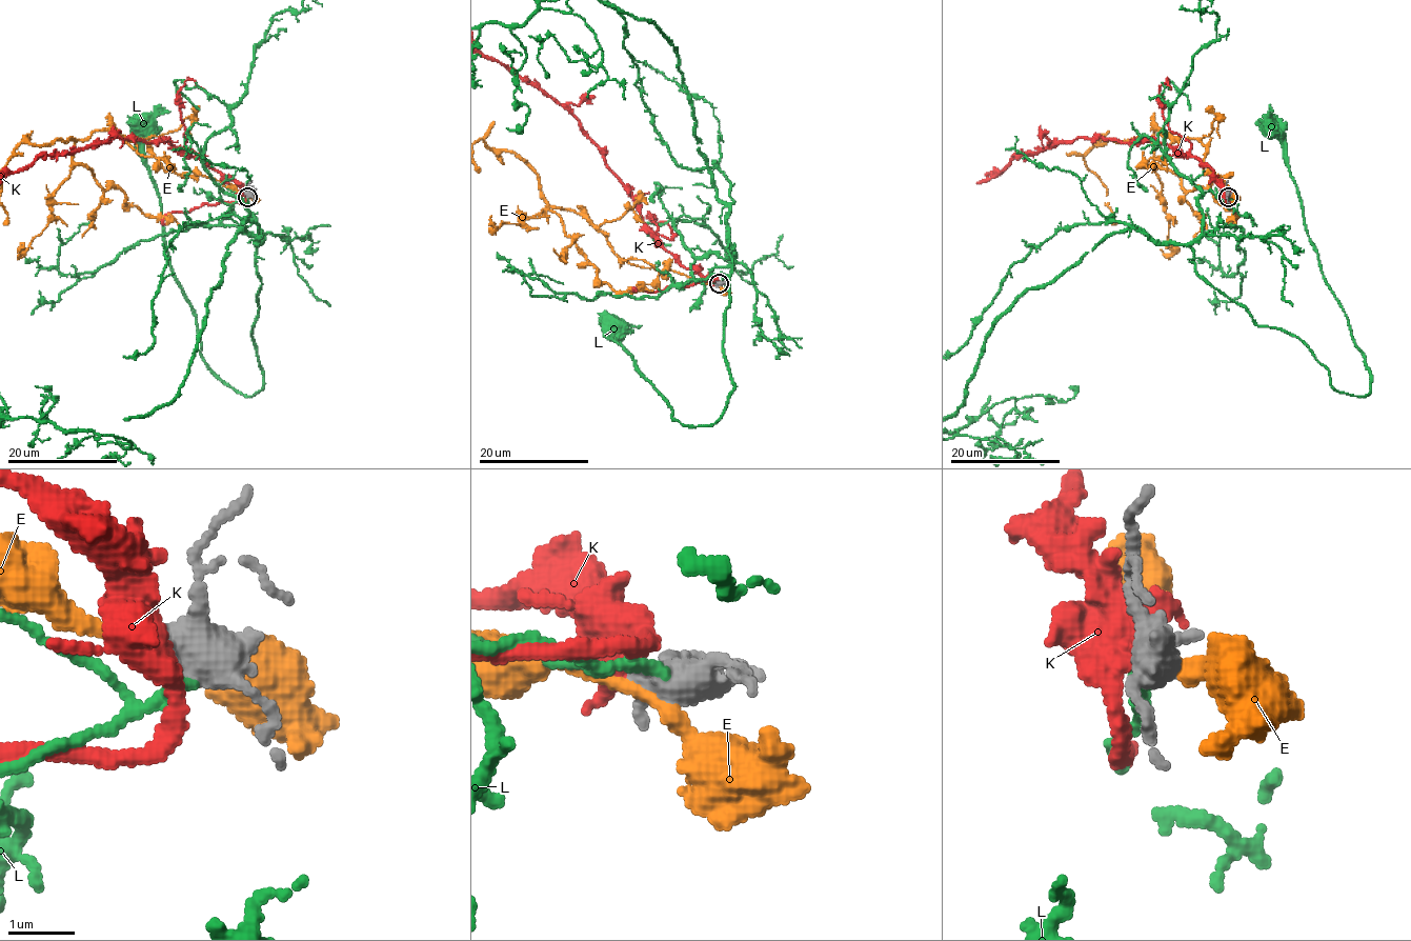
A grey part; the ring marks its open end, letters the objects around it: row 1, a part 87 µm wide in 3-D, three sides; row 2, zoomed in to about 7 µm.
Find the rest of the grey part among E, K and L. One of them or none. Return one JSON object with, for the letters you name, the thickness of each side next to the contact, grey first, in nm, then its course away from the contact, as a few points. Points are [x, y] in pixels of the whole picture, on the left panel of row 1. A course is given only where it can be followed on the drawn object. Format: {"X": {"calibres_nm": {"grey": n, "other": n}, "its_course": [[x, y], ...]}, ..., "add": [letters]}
{"L": {"calibres_nm": {"grey": 500, "other": 140}, "its_course": [[246, 196], [225, 204], [220, 192], [261, 233], [255, 396], [201, 353], [140, 129]]}, "add": ["L"]}

